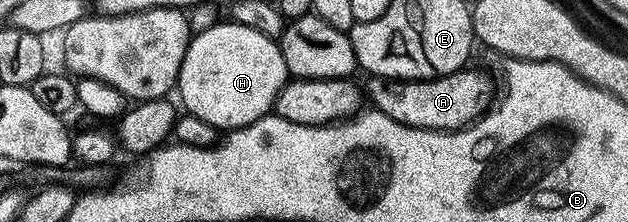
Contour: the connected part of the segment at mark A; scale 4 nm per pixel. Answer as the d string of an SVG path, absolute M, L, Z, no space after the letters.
M465 68L462 70L456 70L453 74L447 74L446 76L442 76L441 78L424 78L419 82L418 80L410 80L409 78L405 78L403 80L393 80L391 78L377 78L375 76L369 77L368 81L368 90L366 86L366 98L368 98L373 107L379 110L380 113L385 114L386 116L390 116L390 120L394 120L398 124L402 124L403 126L409 126L410 128L422 128L423 130L460 130L464 126L471 126L473 122L476 121L477 118L482 117L483 114L487 114L490 107L493 105L494 97L492 98L492 93L495 92L496 86L492 83L492 78L488 74L483 74L480 70L471 70L471 68Z

